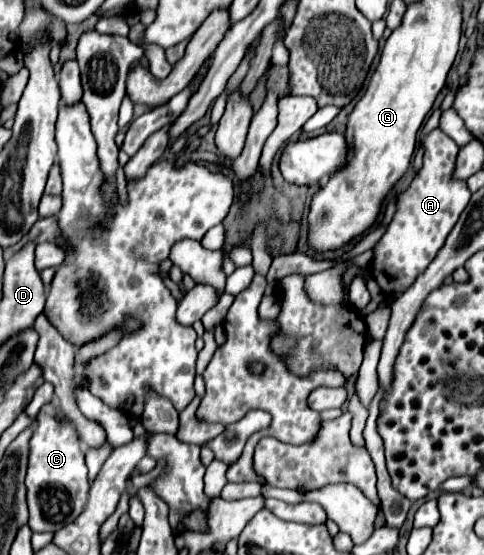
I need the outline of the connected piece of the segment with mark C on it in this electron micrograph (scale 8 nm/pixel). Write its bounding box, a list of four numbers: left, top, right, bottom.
[27,403,87,531]

